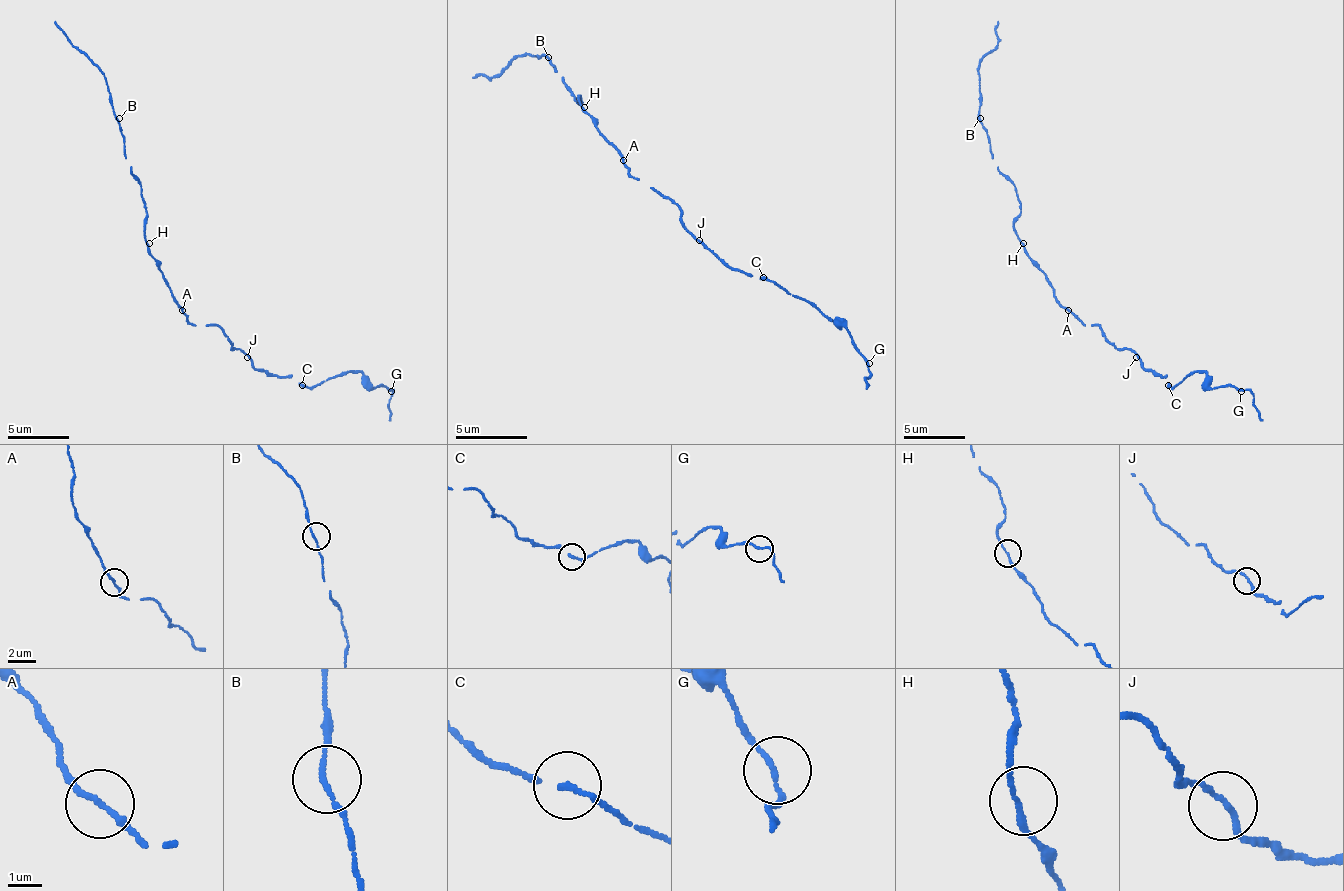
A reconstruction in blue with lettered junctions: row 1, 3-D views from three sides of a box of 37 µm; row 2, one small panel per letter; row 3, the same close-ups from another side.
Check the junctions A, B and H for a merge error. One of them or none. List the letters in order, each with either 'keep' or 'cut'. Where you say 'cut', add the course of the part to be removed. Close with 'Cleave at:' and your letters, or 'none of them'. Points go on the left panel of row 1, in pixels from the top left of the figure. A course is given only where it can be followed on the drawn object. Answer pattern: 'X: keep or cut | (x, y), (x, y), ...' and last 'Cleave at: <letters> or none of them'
A: keep
B: keep
H: keep
Cleave at: none of them

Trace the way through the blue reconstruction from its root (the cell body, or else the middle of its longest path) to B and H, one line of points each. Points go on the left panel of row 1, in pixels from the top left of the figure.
B: (183, 308), (174, 299), (158, 262), (149, 253), (146, 201), (137, 176), (125, 158), (125, 136), (119, 118)
H: (183, 308), (174, 299), (158, 262), (149, 253), (149, 243)

